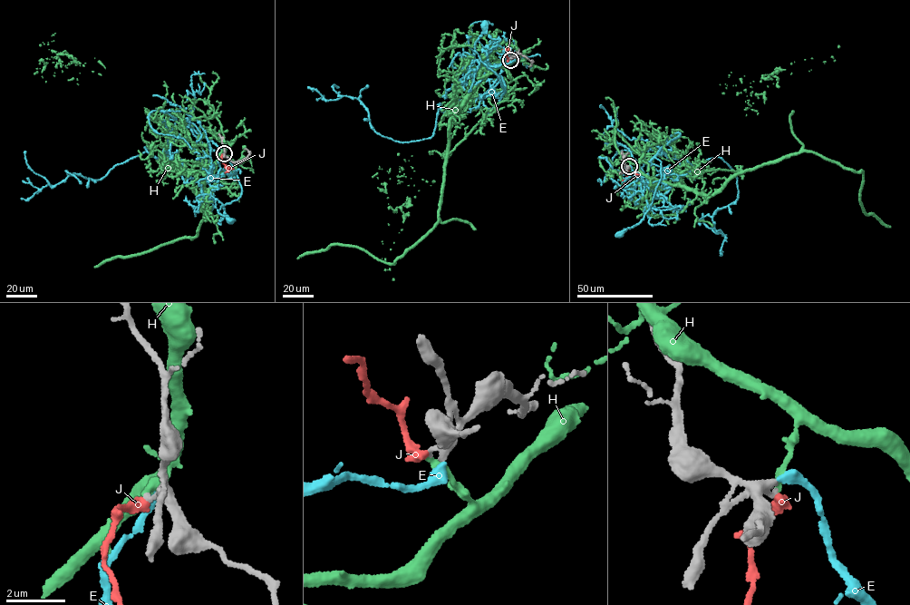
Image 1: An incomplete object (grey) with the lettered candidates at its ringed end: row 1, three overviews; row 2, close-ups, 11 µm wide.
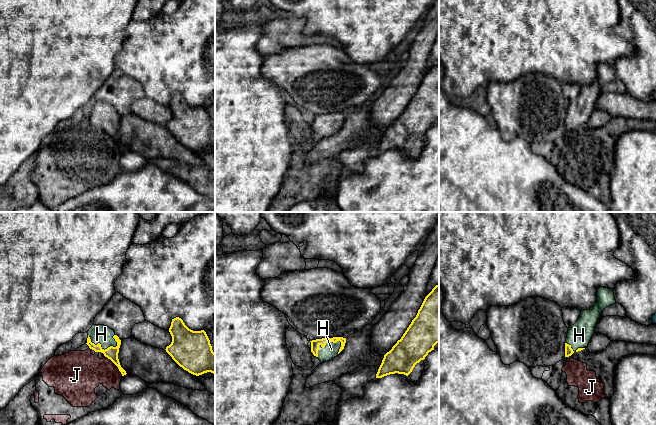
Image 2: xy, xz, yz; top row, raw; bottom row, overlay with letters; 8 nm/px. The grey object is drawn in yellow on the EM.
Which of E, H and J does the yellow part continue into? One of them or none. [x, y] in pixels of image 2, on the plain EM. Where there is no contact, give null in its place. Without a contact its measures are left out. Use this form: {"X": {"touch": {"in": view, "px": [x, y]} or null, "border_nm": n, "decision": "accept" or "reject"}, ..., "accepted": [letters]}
{"E": {"touch": null, "decision": "accept"}, "H": {"touch": {"in": "xz", "px": [325, 120]}, "border_nm": 240, "decision": "reject"}, "J": {"touch": {"in": "xy", "px": [115, 140]}, "border_nm": 220, "decision": "reject"}, "accepted": ["E"]}

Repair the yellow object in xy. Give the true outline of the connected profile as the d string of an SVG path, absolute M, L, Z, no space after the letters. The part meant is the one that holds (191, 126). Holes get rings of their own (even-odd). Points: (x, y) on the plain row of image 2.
M176 93L169 108L172 118L165 126L180 143L196 152L215 149L215 129L204 106L193 107Z

